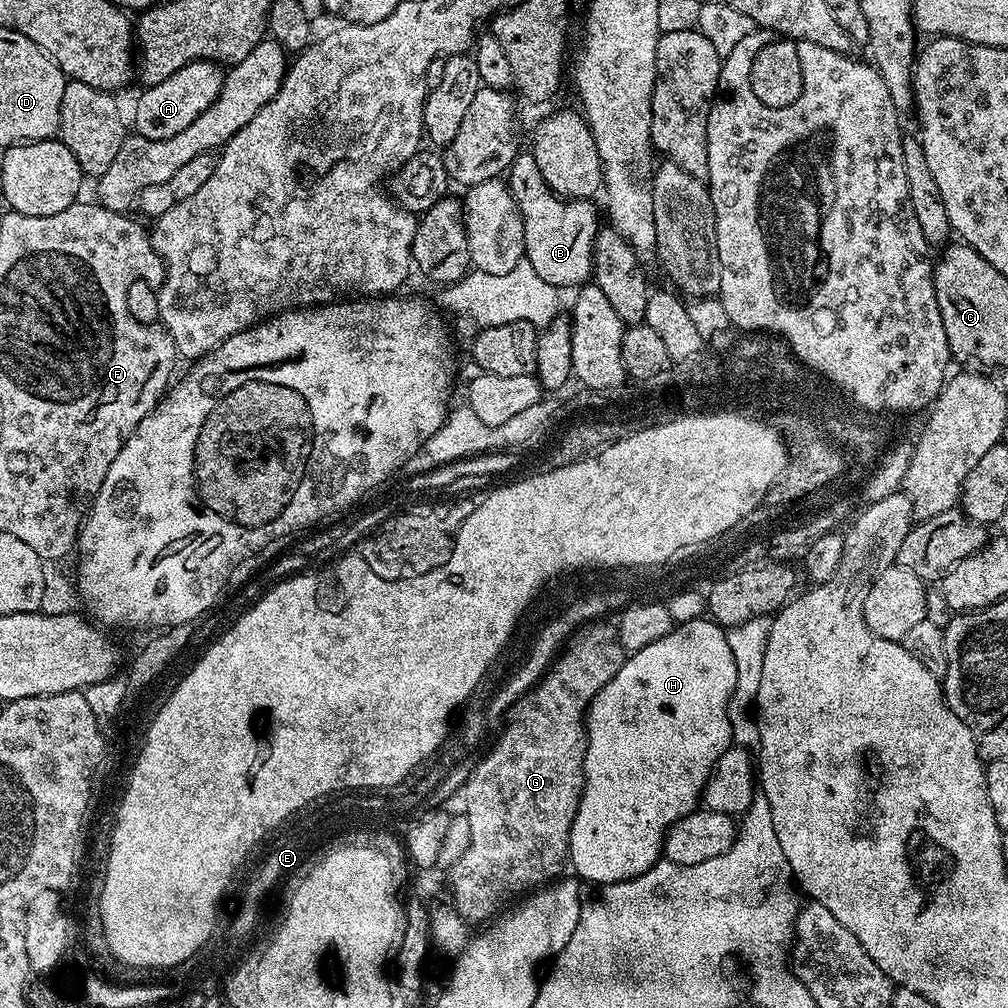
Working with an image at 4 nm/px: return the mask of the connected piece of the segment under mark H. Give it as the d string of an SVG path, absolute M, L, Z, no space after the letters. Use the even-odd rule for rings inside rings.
M699 618L684 624L677 623L672 632L658 638L658 642L650 642L650 646L631 653L618 670L618 674L614 674L614 678L610 678L610 682L606 682L606 686L598 690L598 694L592 699L591 706L588 707L586 717L588 745L584 759L584 793L580 799L578 814L574 818L574 826L570 826L570 846L568 847L570 868L577 872L575 875L581 881L589 880L590 883L596 884L595 886L603 886L617 884L623 880L633 880L634 877L650 870L656 865L656 861L661 859L664 851L664 835L668 832L668 827L681 820L683 816L697 811L702 800L704 785L711 778L718 758L722 758L724 751L733 747L730 701L733 699L735 681L734 654L730 654L727 631L711 618Z

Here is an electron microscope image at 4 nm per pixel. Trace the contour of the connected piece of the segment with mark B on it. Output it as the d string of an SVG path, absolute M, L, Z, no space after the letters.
M517 151L512 160L512 166L506 173L506 183L518 210L522 214L522 226L524 227L524 259L534 266L538 273L538 278L542 282L550 282L557 290L564 288L579 289L589 283L592 276L592 247L596 233L602 227L602 216L596 213L596 208L592 205L591 199L569 200L561 198L552 191L552 187L542 178L538 170L538 162L534 162L531 151Z

